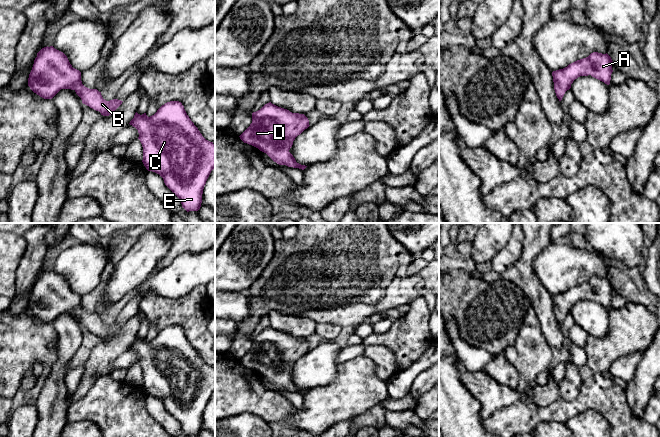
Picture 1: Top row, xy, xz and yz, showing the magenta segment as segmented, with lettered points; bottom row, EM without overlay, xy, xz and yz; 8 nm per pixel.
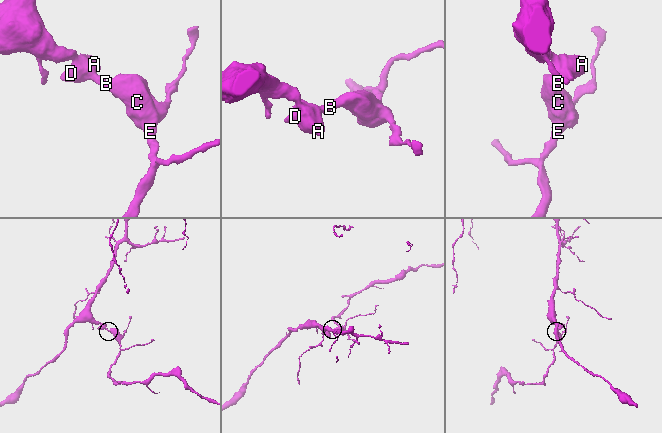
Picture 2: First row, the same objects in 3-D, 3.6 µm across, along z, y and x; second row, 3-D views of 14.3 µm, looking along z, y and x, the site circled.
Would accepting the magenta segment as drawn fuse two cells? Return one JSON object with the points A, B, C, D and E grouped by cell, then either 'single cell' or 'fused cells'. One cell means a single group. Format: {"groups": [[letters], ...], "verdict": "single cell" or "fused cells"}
{"groups": [["A", "B", "C", "D", "E"]], "verdict": "single cell"}

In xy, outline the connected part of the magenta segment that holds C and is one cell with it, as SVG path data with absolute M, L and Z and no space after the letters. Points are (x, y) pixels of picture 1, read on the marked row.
M170 101L170 102L165 103L157 110L157 112L154 115L152 115L150 117L148 117L146 115L146 113L140 115L136 112L134 115L134 118L130 121L129 124L138 130L138 133L139 133L138 139L140 140L142 147L143 147L142 162L143 162L144 166L146 167L146 169L148 171L152 171L152 172L159 174L163 178L165 185L180 199L182 207L187 212L198 211L200 209L201 203L202 203L202 194L203 194L204 186L206 184L206 181L207 181L211 171L215 168L215 145L213 144L213 142L206 140L202 136L202 134L200 133L198 128L194 125L194 123L191 121L191 119L187 115L186 111L184 109L184 106L179 101Z

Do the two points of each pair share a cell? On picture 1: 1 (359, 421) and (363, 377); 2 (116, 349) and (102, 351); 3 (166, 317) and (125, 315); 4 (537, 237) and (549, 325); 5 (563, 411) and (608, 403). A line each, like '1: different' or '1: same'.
1: different
2: same
3: different
4: same
5: same

